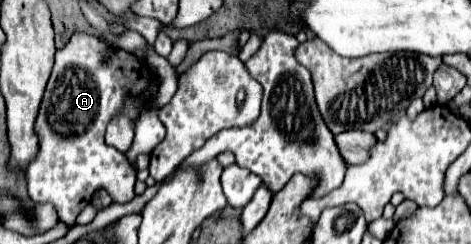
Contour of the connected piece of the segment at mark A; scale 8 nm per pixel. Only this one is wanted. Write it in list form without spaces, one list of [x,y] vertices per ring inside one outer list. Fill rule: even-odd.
[[[73,33],[73,37],[67,41],[63,49],[57,51],[55,55],[55,67],[51,73],[51,79],[47,83],[41,109],[37,115],[35,131],[39,135],[39,155],[35,161],[27,167],[27,191],[29,197],[35,203],[53,203],[57,207],[57,213],[61,213],[61,221],[73,225],[79,211],[91,201],[93,193],[97,189],[105,189],[113,201],[117,203],[127,203],[135,197],[135,181],[137,181],[137,171],[135,171],[135,157],[139,153],[151,153],[157,143],[163,141],[165,137],[165,125],[159,121],[159,111],[157,107],[157,95],[159,95],[159,85],[147,67],[145,61],[133,61],[131,53],[125,49],[113,49],[109,43],[105,43],[101,37],[91,37],[87,33]],[[139,99],[139,117],[137,117],[137,135],[131,148],[123,157],[121,151],[109,147],[105,143],[105,127],[109,119],[113,119],[119,111],[123,111],[127,101]]]

